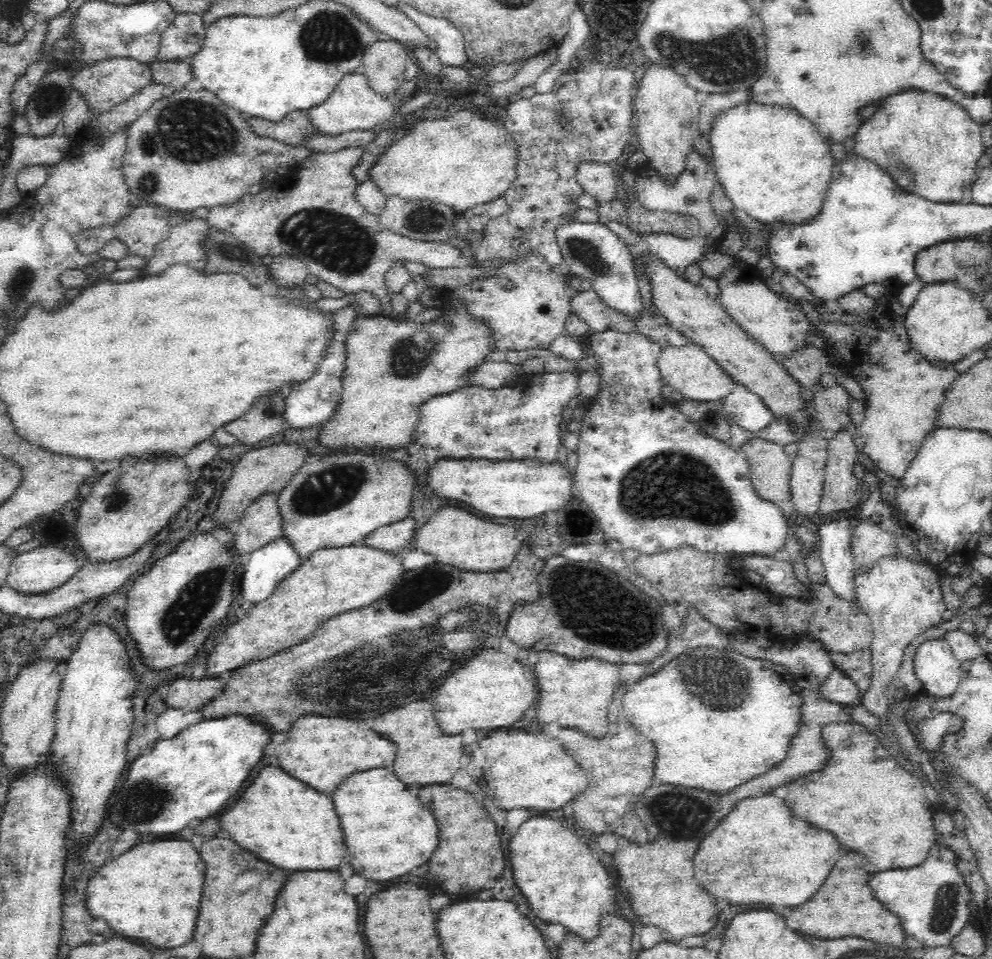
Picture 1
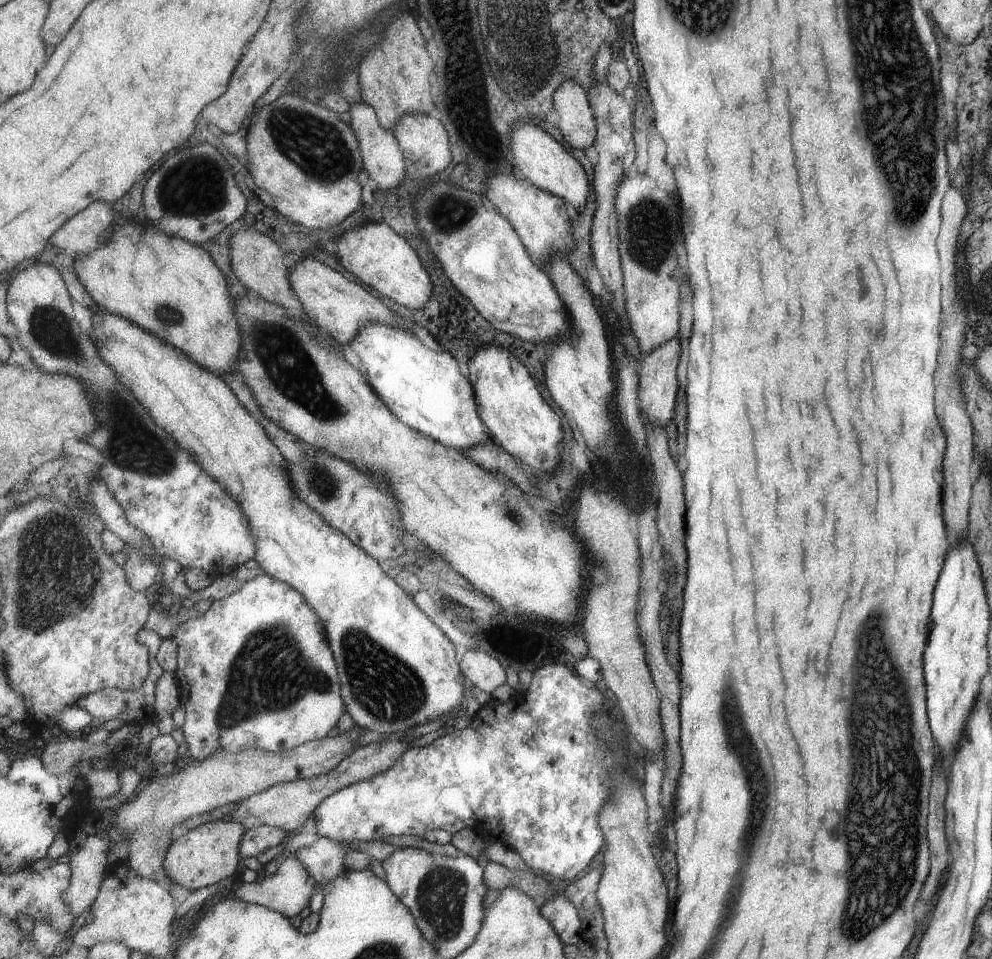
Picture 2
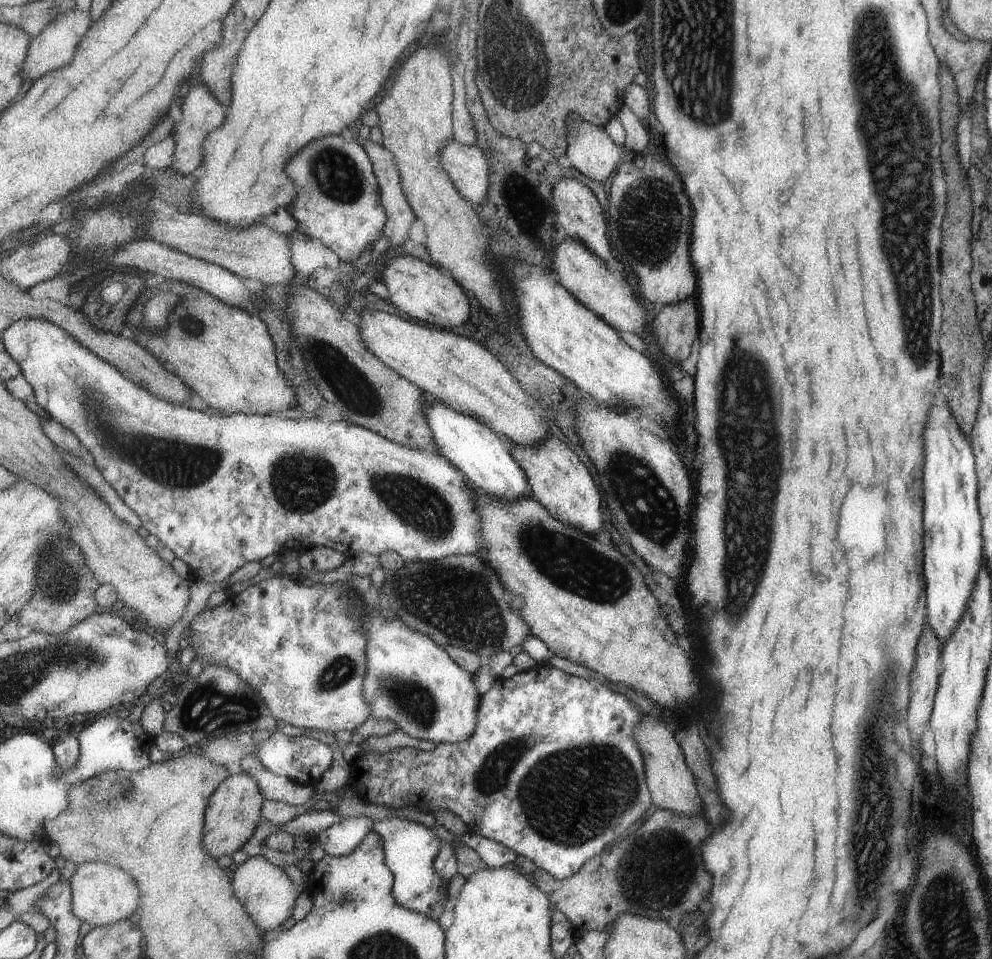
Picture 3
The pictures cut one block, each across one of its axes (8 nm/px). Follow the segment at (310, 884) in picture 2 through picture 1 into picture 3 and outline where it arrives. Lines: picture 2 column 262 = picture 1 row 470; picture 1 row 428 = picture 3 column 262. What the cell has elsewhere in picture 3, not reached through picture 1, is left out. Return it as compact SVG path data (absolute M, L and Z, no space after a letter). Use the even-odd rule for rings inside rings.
M265 854L249 858L245 864L241 864L233 878L235 894L241 902L241 906L247 910L255 926L259 926L259 932L265 936L267 932L273 932L281 928L281 924L289 918L295 918L295 908L301 896L301 888L293 884L293 880L287 876L287 872L275 864L271 864Z

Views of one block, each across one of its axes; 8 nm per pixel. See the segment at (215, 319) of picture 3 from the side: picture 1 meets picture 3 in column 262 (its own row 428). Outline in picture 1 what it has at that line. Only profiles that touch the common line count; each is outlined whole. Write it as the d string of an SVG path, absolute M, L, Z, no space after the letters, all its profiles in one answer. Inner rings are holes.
M444 308L444 314L450 314L450 324L440 320L434 324L418 322L400 322L396 318L364 318L356 316L348 340L344 342L344 370L340 376L340 402L328 422L320 426L318 442L324 448L330 448L330 454L336 452L366 452L372 454L374 448L386 452L396 448L406 448L416 442L416 424L418 414L430 398L448 394L460 386L466 386L468 374L484 362L484 356L490 354L488 330L472 326L472 320L464 318L466 314L452 314Z

